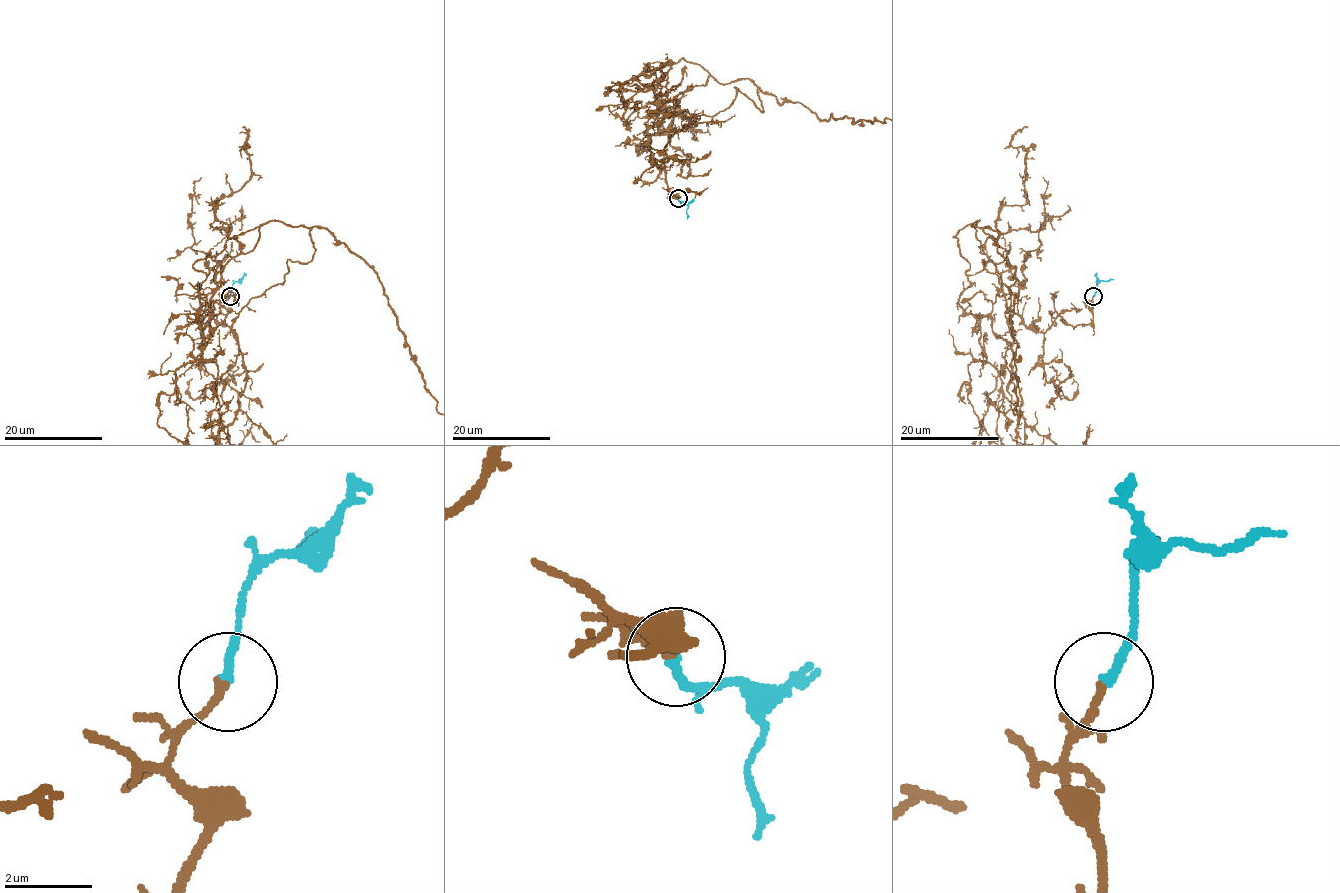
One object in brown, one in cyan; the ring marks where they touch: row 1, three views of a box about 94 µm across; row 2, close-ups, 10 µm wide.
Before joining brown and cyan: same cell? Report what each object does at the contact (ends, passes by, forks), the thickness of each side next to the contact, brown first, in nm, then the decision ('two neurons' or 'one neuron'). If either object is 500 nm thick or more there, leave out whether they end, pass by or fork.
brown ends there; cyan ends there; 180 nm thick on the brown side, 200 nm on the other; one neuron

